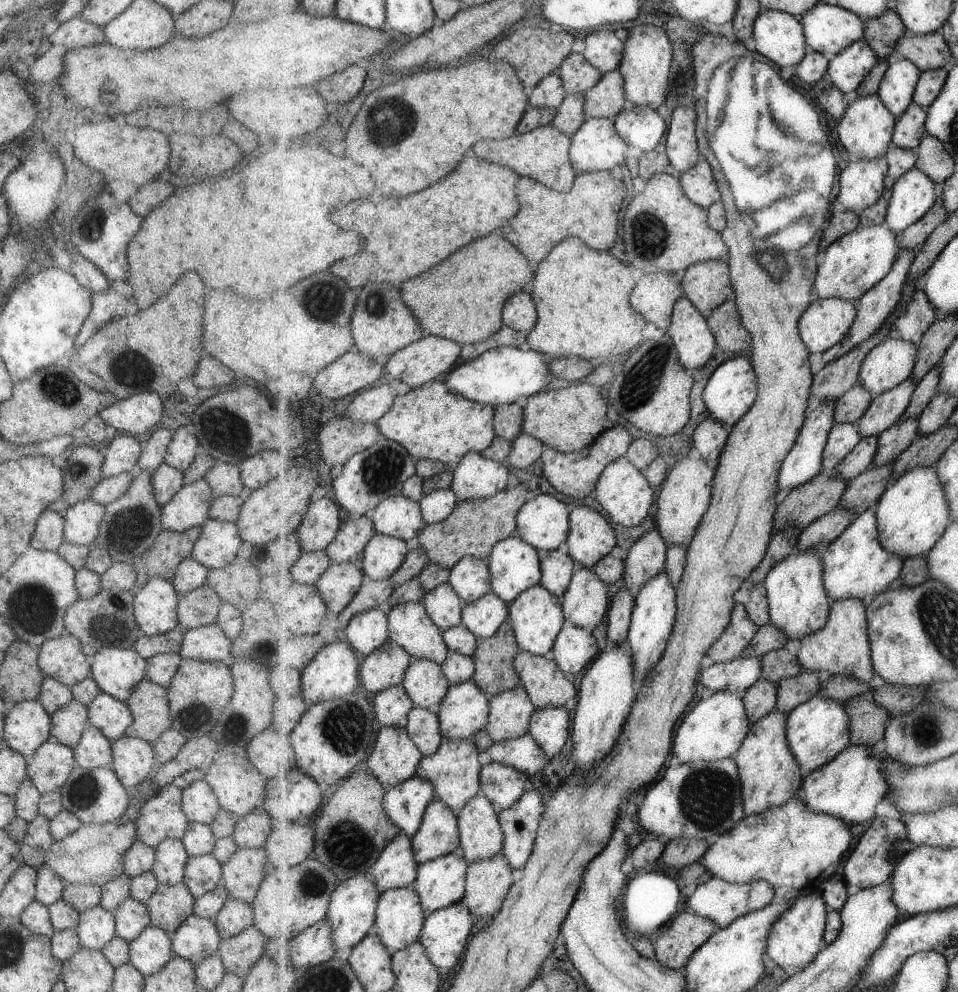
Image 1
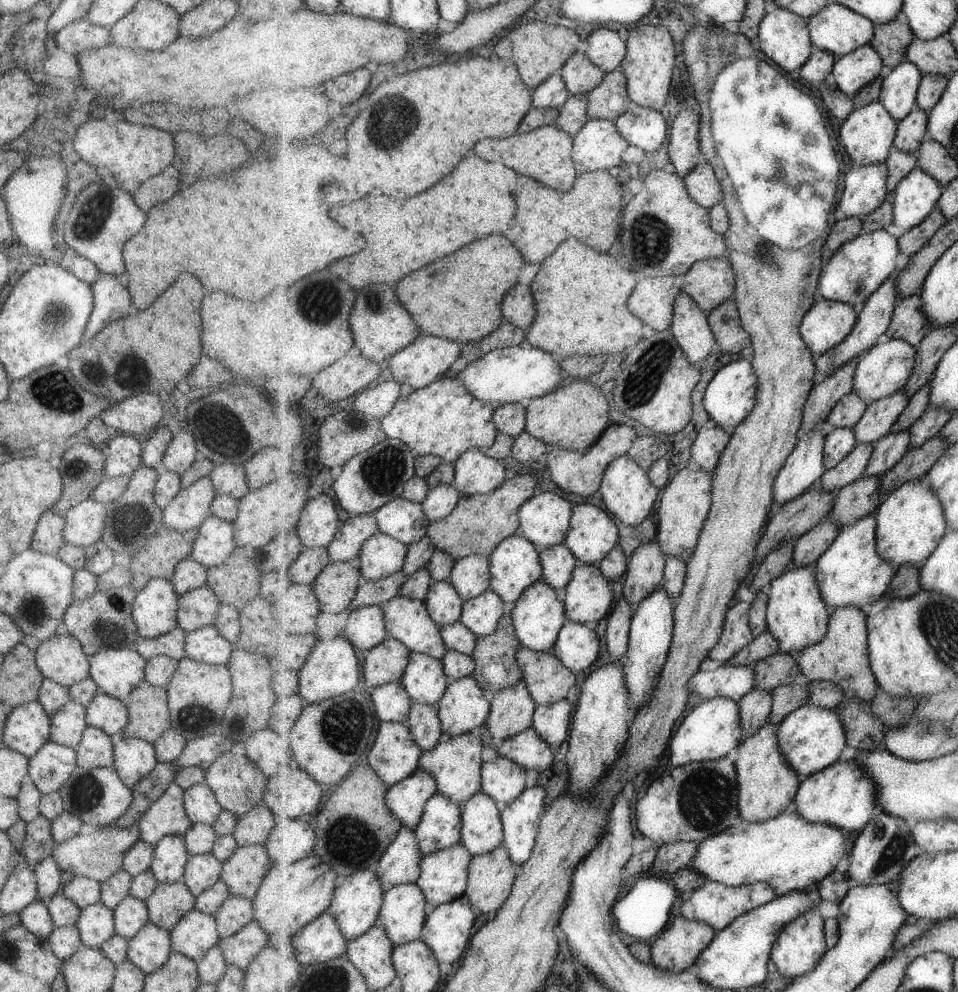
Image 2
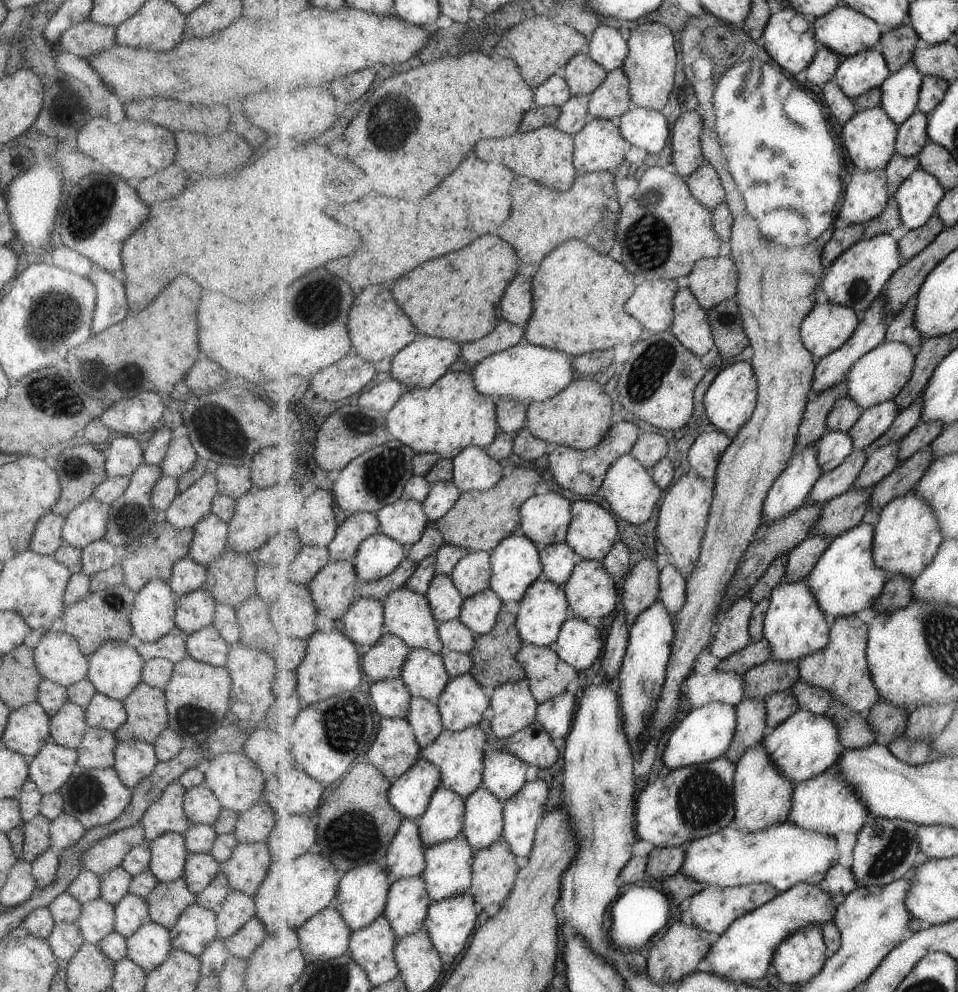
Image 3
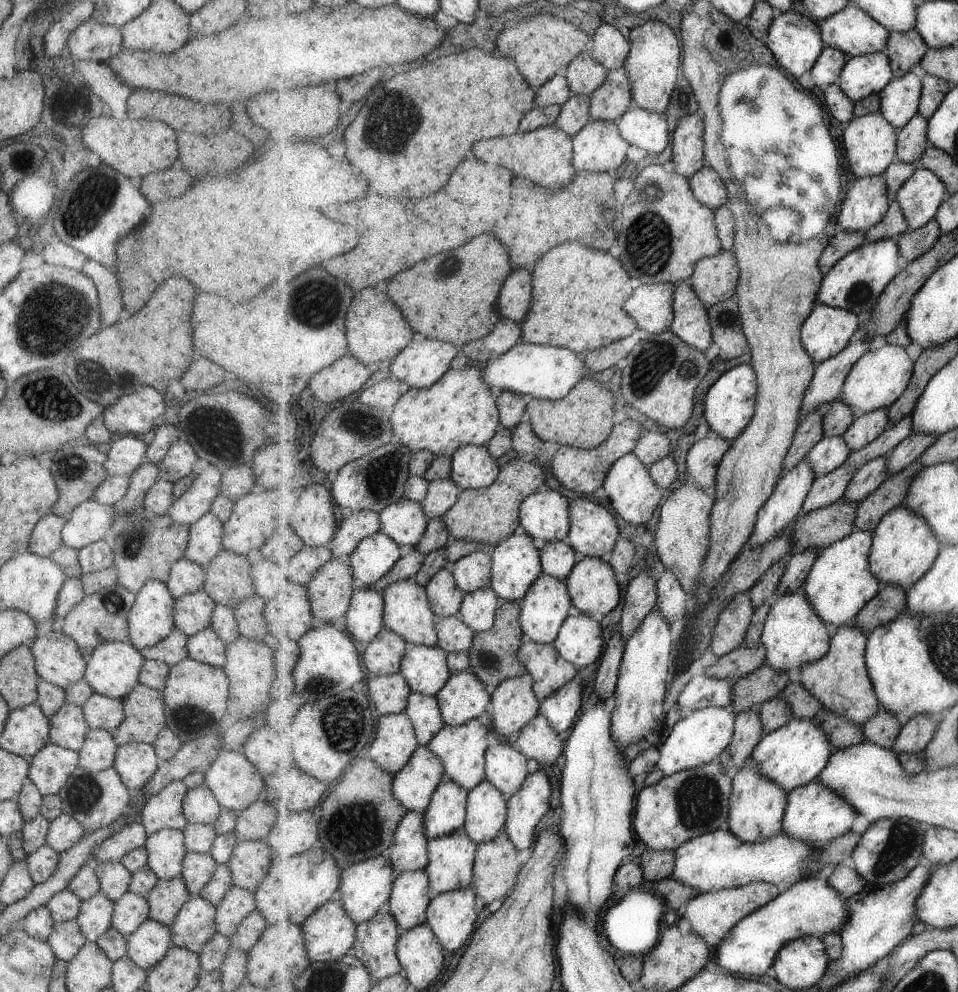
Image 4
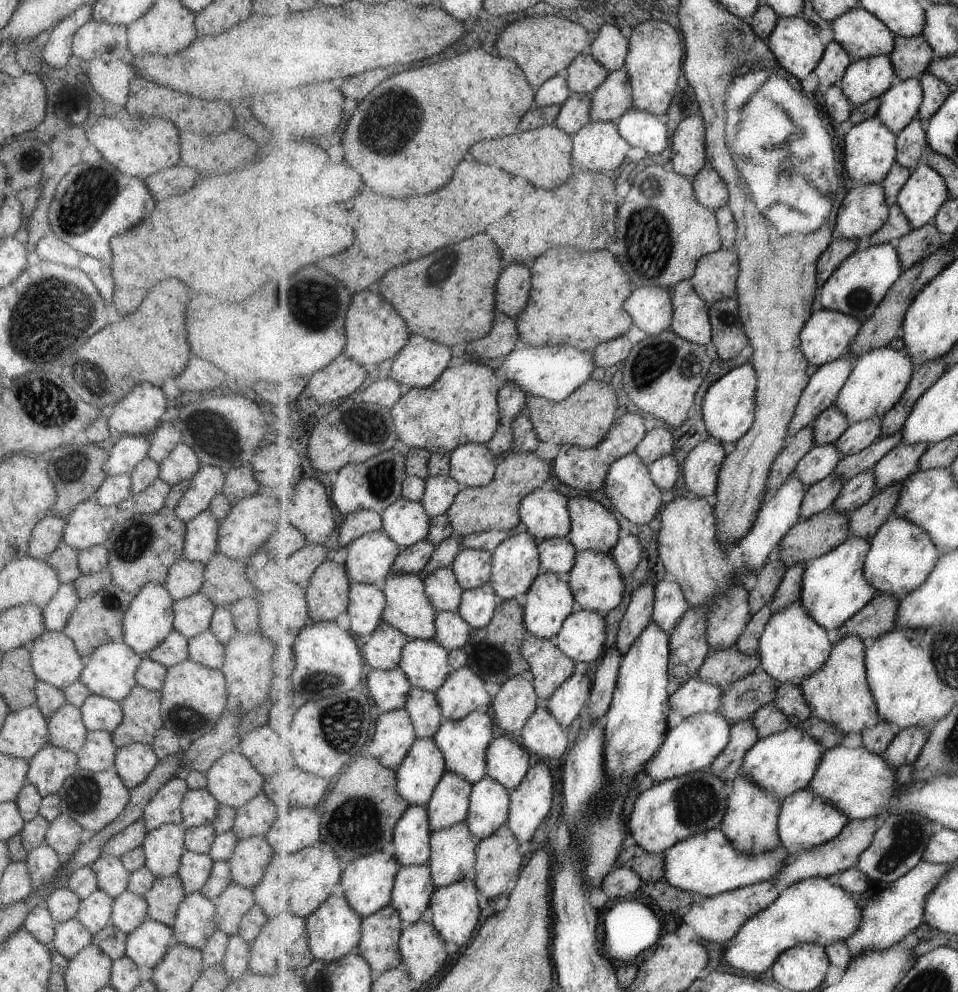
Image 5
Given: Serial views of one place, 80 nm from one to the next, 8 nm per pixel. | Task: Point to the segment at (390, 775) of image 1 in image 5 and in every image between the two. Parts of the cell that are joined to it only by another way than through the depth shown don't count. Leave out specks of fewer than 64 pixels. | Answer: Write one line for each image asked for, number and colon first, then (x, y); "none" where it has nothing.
2: (395, 755)
3: (395, 750)
4: (397, 741)
5: (395, 734)

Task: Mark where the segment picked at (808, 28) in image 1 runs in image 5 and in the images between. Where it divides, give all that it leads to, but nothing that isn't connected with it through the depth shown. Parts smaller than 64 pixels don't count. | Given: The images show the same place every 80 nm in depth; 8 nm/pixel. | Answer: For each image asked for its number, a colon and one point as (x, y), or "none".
2: (837, 29)
3: (848, 32)
4: (853, 31)
5: (863, 35)

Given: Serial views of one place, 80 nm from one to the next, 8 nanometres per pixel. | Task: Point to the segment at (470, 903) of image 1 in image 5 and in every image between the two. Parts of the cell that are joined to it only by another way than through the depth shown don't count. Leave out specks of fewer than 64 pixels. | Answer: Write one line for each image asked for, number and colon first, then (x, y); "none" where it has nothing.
2: (492, 876)
3: (495, 869)
4: (496, 870)
5: (499, 861)

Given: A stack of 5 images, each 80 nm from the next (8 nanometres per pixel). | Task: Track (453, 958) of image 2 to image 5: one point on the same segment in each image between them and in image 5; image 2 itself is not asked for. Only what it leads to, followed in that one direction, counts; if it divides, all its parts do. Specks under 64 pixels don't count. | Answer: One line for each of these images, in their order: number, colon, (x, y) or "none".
3: (450, 922)
4: (452, 916)
5: (455, 909)

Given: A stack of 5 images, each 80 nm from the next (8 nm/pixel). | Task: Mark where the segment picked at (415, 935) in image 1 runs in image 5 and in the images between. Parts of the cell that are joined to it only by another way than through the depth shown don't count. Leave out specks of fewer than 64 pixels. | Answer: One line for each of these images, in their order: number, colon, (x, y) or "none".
2: (405, 908)
3: (407, 907)
4: (411, 897)
5: (414, 886)

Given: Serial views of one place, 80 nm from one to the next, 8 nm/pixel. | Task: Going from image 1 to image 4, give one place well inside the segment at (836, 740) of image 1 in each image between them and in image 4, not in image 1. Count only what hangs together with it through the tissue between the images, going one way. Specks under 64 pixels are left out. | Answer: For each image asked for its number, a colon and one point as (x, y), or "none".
2: (812, 738)
3: (806, 745)
4: (795, 755)

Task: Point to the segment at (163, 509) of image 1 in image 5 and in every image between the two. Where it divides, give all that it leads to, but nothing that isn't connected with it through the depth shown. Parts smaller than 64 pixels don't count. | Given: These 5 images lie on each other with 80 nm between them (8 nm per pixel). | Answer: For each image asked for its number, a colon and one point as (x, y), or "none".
2: (186, 510)
3: (189, 506)
4: (196, 500)
5: (207, 481)

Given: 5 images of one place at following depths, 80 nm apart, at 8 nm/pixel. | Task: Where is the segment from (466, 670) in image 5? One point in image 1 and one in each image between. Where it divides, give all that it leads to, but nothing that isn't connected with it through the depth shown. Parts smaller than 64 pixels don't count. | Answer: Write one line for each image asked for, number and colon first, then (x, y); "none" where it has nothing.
1: (465, 710)
2: (463, 708)
3: (464, 703)
4: (464, 698)

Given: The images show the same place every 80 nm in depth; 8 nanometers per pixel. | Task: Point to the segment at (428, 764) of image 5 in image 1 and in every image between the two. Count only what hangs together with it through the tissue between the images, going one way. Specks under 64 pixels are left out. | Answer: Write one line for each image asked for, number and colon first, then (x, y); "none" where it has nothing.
1: (406, 803)
2: (407, 799)
3: (411, 793)
4: (415, 785)

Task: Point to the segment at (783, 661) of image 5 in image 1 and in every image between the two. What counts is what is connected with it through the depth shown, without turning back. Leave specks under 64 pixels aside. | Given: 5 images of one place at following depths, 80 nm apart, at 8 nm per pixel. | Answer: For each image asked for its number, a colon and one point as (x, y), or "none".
1: (798, 601)
2: (797, 617)
3: (795, 626)
4: (794, 635)

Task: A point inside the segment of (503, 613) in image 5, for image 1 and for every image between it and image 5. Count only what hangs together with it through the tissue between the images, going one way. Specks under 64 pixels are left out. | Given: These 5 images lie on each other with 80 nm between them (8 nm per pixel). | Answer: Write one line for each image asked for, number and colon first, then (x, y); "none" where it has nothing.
1: (495, 673)
2: (497, 668)
3: (495, 658)
4: (494, 655)

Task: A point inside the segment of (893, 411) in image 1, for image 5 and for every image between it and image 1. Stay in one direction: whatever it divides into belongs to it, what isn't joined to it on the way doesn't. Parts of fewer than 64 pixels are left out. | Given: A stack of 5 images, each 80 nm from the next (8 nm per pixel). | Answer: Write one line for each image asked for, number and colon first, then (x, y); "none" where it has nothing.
2: (879, 418)
3: (875, 421)
4: (867, 428)
5: (859, 436)

